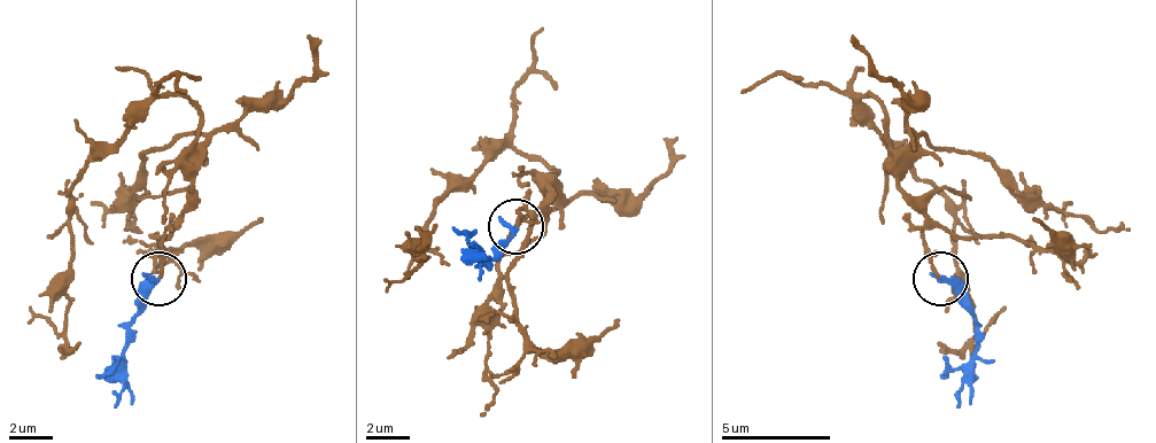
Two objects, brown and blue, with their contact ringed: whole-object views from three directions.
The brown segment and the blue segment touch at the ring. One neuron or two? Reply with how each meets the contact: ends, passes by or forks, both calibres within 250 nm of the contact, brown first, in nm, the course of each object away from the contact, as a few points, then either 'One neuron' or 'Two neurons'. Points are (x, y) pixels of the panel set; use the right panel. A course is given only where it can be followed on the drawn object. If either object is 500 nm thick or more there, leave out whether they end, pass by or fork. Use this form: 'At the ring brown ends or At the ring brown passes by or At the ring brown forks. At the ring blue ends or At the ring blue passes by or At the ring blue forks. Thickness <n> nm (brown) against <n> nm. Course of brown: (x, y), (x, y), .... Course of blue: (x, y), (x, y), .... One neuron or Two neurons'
At the ring brown ends. At the ring blue ends. Thickness 130 nm (brown) against 280 nm. Course of brown: (939, 277), (900, 184), (890, 113), (868, 96), (862, 113), (944, 201), (971, 337), (949, 348), (939, 343). Course of blue: (939, 277), (977, 326), (955, 409). One neuron

